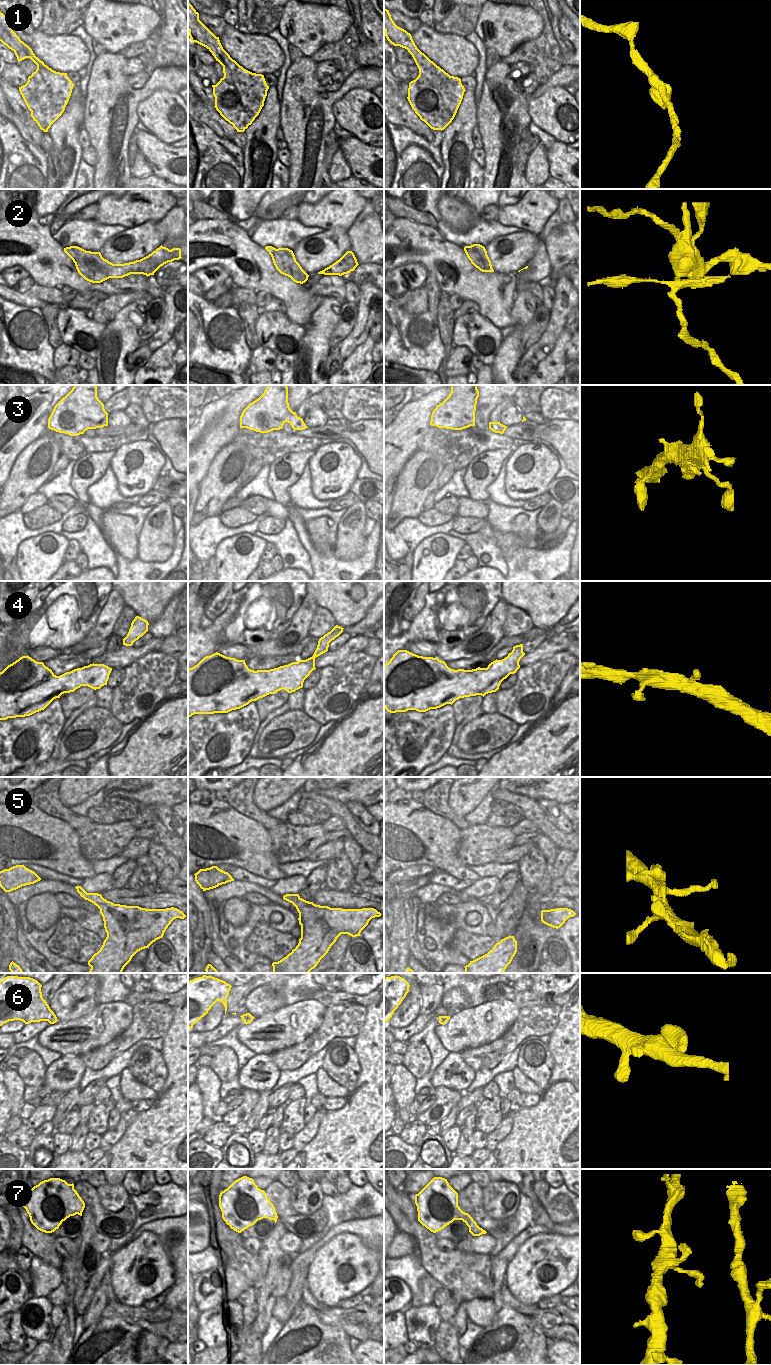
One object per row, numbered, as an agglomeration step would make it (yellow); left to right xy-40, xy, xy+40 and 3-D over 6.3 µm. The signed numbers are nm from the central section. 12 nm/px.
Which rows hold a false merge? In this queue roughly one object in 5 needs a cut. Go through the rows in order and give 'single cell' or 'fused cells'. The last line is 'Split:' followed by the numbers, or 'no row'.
1: single cell
2: fused cells
3: single cell
4: single cell
5: single cell
6: single cell
7: single cell
Split: 2

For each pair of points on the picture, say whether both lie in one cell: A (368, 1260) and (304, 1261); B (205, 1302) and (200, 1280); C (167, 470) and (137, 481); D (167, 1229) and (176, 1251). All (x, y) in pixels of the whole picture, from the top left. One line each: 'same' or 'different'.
A: different
B: same
C: different
D: same

